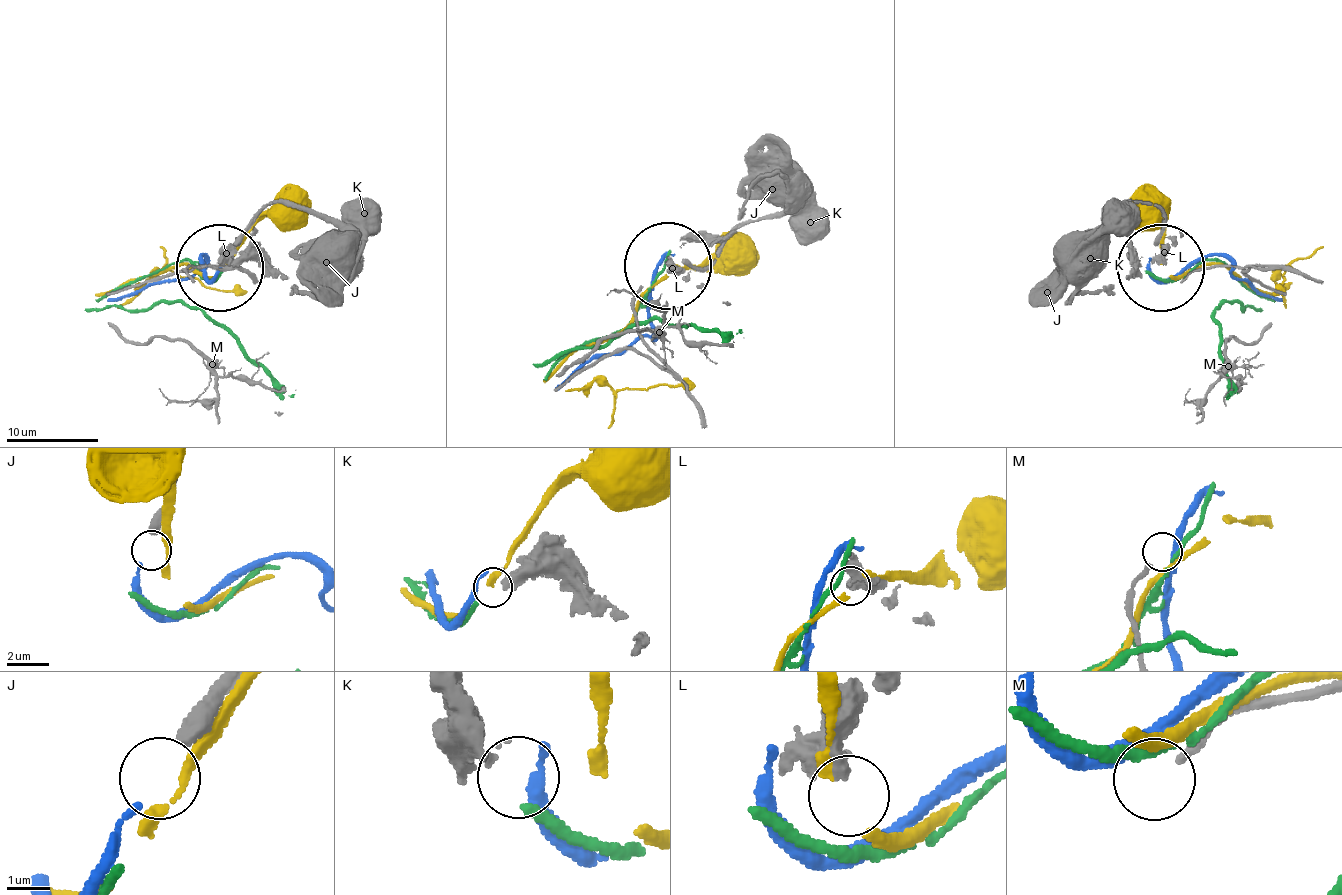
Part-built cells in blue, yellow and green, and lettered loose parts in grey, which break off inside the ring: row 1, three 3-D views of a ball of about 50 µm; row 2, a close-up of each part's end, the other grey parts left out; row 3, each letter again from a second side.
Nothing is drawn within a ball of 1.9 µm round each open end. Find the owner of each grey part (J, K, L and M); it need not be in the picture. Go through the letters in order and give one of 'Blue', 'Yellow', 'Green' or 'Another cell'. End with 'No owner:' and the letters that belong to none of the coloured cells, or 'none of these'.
J: Blue
K: Green
L: Another cell
M: Another cell
No owner: L, M

